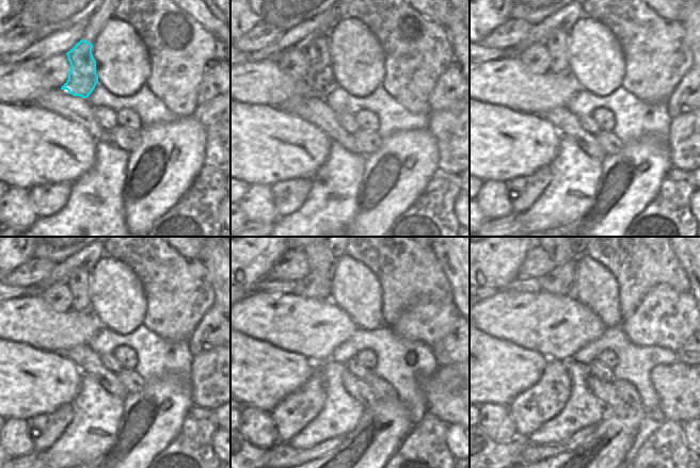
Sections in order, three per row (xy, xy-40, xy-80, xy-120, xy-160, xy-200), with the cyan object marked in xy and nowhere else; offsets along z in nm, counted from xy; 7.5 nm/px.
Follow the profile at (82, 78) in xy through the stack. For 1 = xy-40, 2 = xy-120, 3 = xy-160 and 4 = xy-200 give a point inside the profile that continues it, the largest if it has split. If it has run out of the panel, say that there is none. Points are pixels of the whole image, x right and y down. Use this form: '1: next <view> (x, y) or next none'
1: next xy-40 (319, 78)
2: next xy-120 (79, 280)
3: next xy-160 (320, 260)
4: next xy-200 (558, 258)

